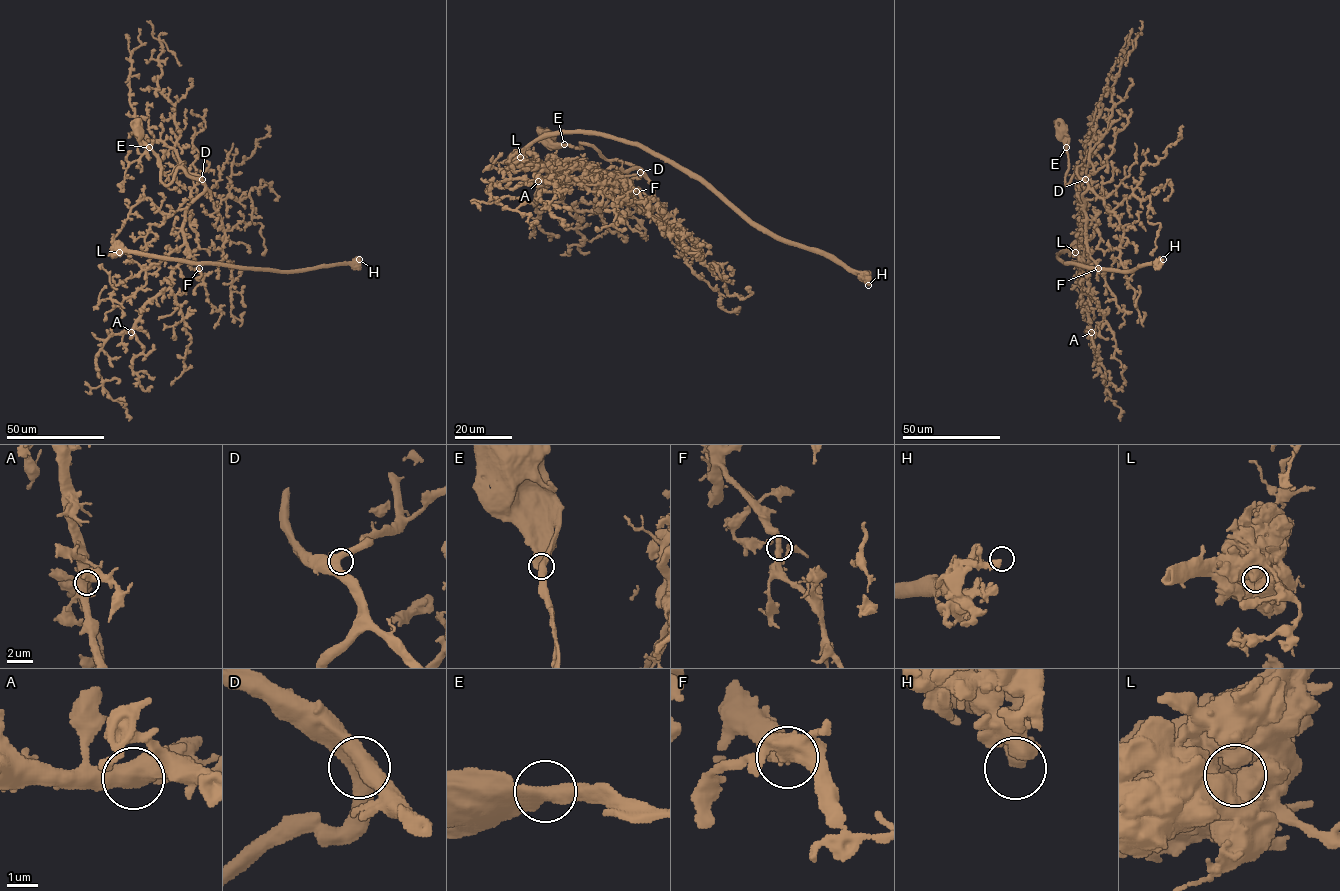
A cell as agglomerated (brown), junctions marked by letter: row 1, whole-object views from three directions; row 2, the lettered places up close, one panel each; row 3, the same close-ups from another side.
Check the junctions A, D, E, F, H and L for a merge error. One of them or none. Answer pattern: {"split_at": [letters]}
{"split_at": ["L"]}

